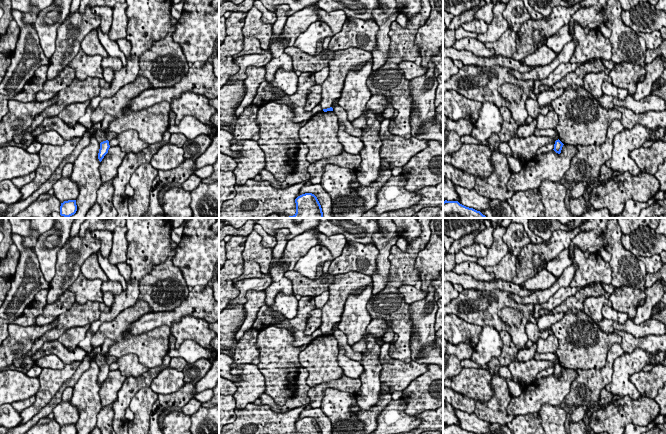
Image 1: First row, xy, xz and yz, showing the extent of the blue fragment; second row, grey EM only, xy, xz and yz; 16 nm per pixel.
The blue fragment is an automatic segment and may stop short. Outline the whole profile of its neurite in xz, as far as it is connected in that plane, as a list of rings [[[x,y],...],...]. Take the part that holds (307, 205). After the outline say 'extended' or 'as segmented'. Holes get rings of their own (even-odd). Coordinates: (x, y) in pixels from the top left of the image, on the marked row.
[[[305,193],[295,199],[296,213],[285,218],[323,218],[321,205],[312,193]]] | as segmented

